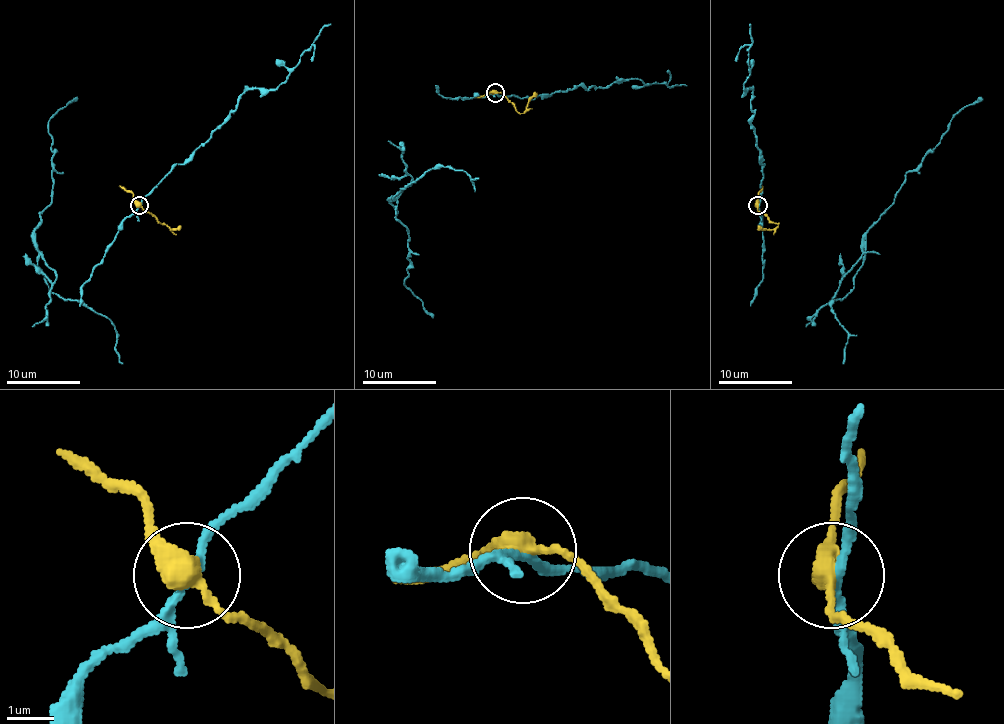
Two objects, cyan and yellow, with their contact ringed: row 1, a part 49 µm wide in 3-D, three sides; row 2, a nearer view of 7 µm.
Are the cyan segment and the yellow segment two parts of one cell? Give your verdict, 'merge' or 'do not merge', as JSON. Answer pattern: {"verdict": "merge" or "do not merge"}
{"verdict": "do not merge"}

